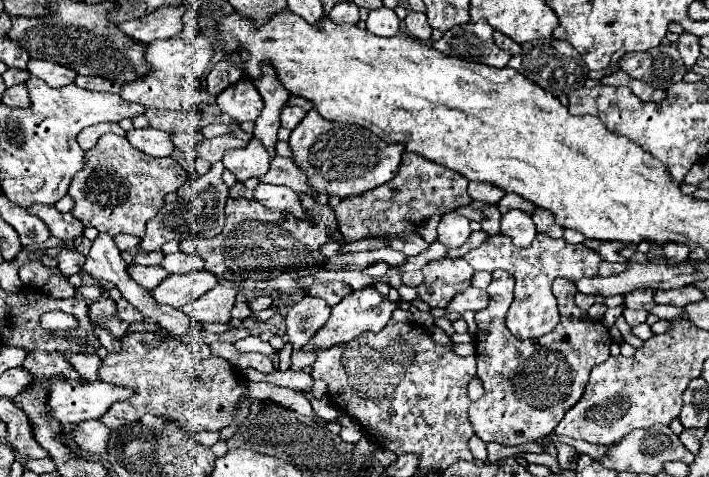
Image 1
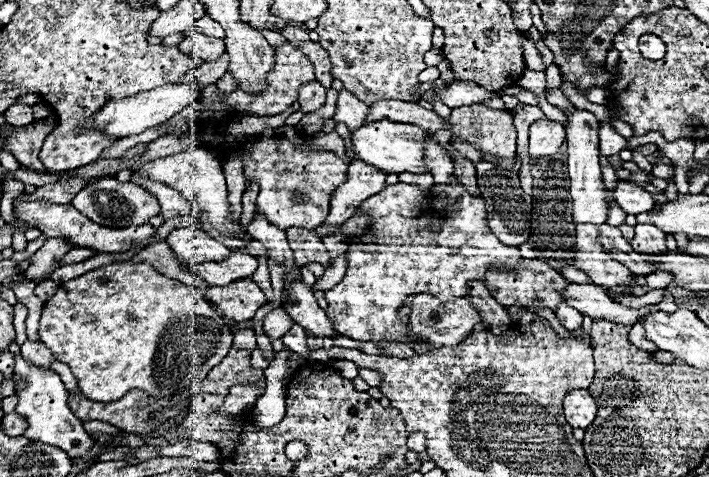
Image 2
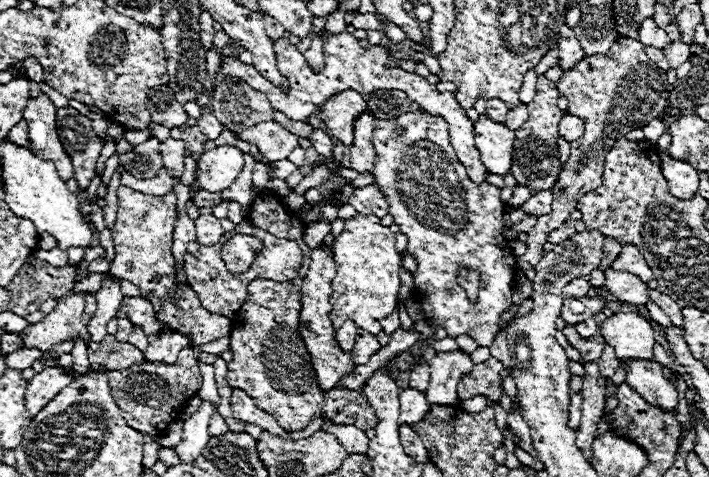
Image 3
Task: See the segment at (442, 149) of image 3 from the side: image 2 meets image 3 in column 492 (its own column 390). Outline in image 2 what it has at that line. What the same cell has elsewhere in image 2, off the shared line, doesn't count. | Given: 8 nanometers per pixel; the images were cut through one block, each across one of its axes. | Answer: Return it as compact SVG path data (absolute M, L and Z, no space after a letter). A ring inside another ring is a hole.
M394 184L380 194L368 198L358 212L370 214L370 226L366 234L356 236L348 246L346 260L348 270L340 284L324 294L328 300L326 316L332 328L352 340L362 342L400 342L410 348L418 348L420 342L412 334L408 322L398 320L398 308L410 294L432 292L436 298L456 300L466 296L466 284L470 280L484 280L490 264L502 264L514 268L520 260L516 246L504 246L488 228L484 200L472 198L462 184L434 184L426 194L414 184ZM444 190L448 194L446 208L438 212L434 208L434 192ZM460 196L460 208L450 216L448 206ZM440 220L442 228L432 232L428 226Z

